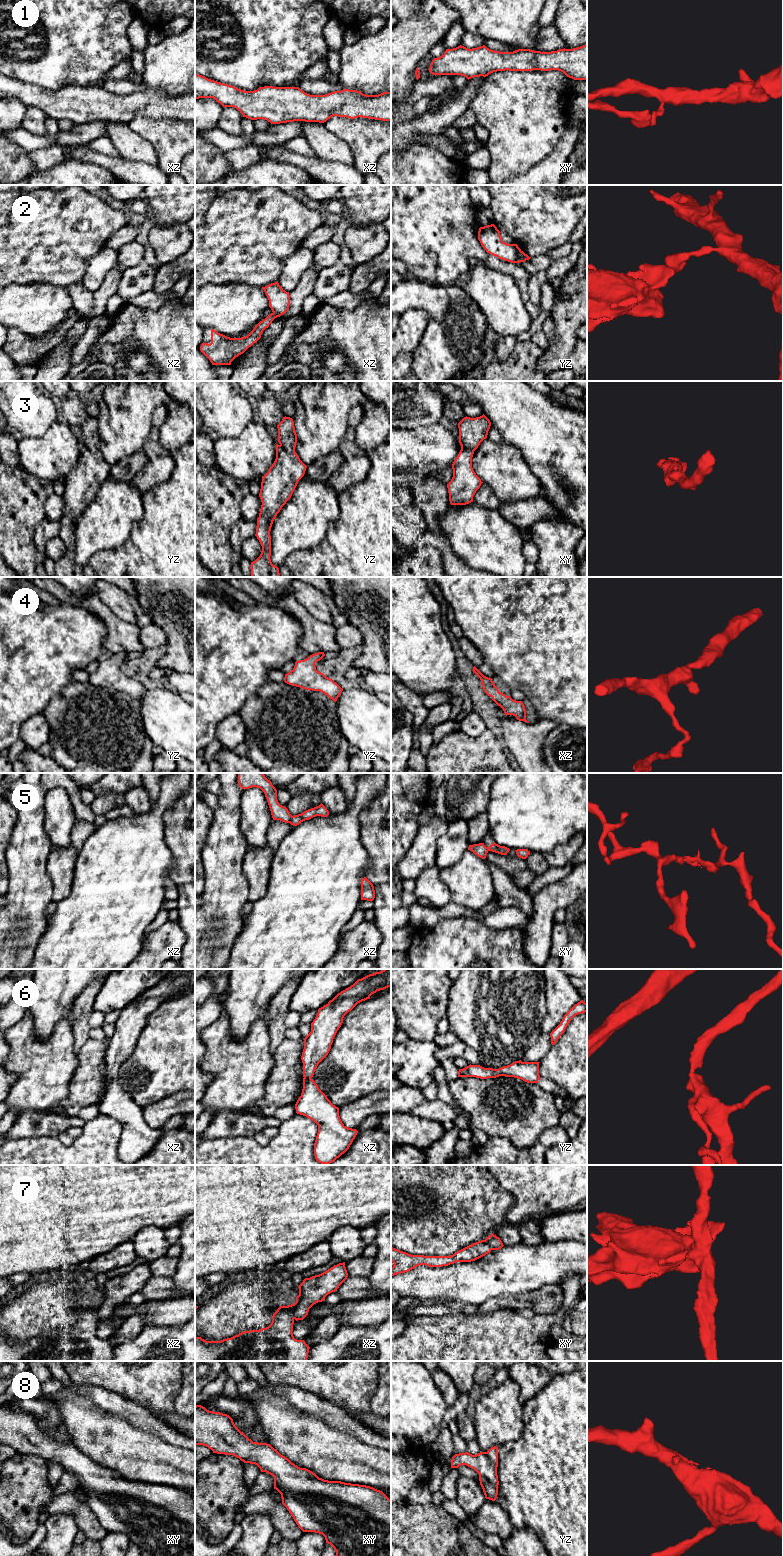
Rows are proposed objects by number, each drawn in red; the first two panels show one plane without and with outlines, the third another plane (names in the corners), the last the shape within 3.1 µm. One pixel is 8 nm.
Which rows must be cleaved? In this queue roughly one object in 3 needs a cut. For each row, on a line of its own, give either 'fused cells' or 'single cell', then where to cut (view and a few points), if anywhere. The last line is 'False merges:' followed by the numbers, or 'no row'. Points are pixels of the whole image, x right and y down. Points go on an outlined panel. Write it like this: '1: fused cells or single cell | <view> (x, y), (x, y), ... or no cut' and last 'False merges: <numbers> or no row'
1: single cell | no cut
2: fused cells | yz (521, 251), (519, 261)
3: single cell | no cut
4: single cell | no cut
5: fused cells | xz (291, 815), (289, 822)
6: single cell | no cut
7: fused cells | xz (294, 1304), (293, 1318)
8: single cell | no cut
False merges: 2, 5, 7

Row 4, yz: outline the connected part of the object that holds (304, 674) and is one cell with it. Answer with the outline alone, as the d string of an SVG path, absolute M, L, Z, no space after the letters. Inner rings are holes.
M318 652L304 660L296 661L294 668L285 674L284 682L302 689L320 691L336 702L343 689L316 670L315 663L324 656L324 652Z

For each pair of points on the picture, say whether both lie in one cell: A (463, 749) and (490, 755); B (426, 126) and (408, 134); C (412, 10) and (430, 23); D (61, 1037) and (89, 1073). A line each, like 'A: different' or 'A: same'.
A: same
B: same
C: different
D: different

